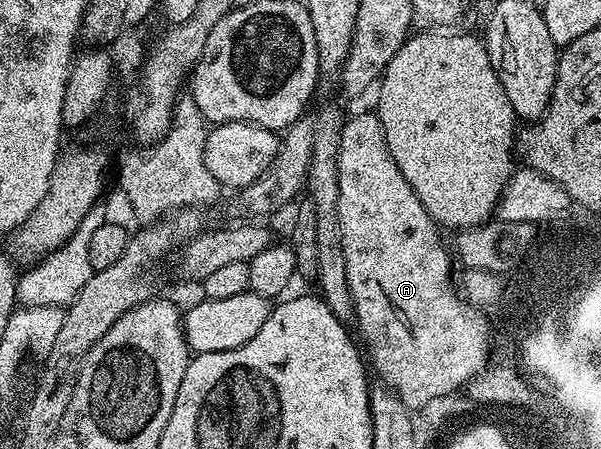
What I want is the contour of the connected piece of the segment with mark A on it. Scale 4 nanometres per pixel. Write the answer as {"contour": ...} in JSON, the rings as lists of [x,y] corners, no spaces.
{"contour":[[[378,112],[359,113],[344,120],[337,171],[345,275],[349,279],[349,291],[355,308],[353,321],[359,324],[365,349],[367,344],[370,364],[373,369],[375,364],[383,380],[380,382],[386,388],[394,389],[403,404],[412,411],[419,408],[420,402],[431,405],[441,395],[458,394],[487,364],[487,321],[475,305],[463,302],[464,298],[450,289],[452,254],[449,249],[447,254],[439,238],[440,230],[425,211],[421,199],[417,199],[409,183],[405,183],[405,175],[397,171],[397,163],[393,163],[393,155],[389,155],[387,150]]]}

